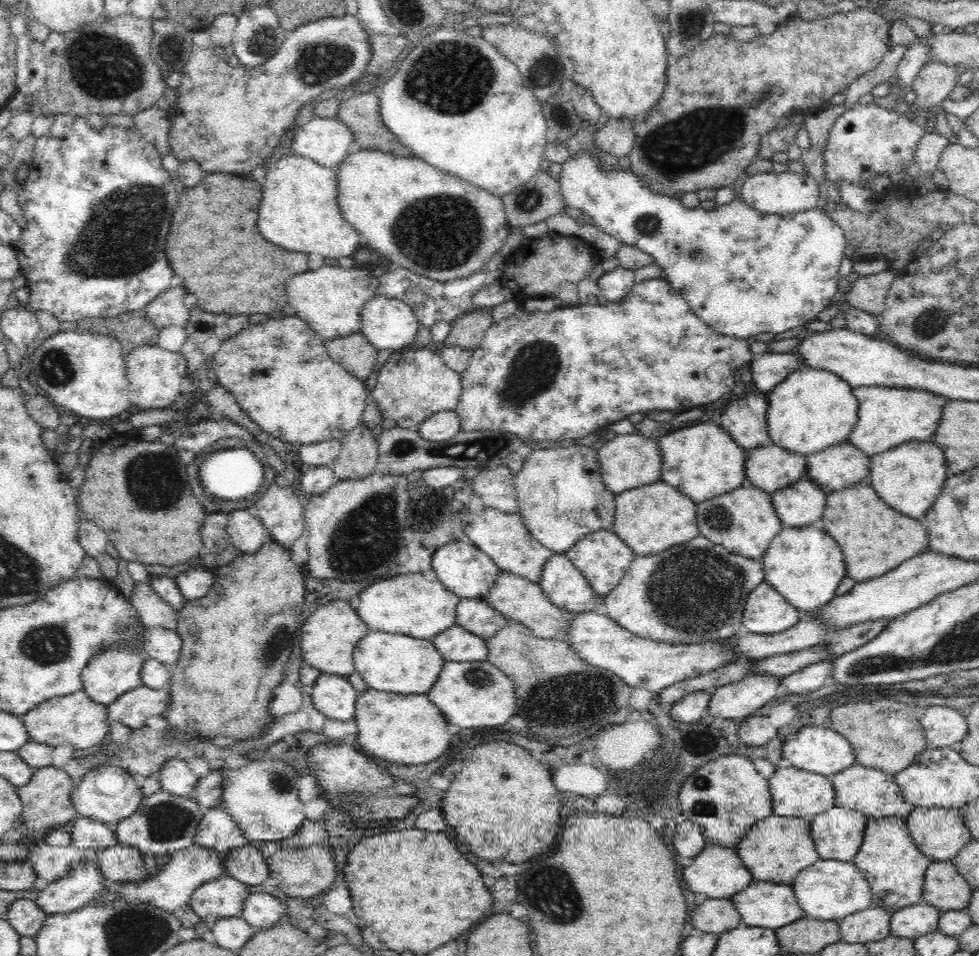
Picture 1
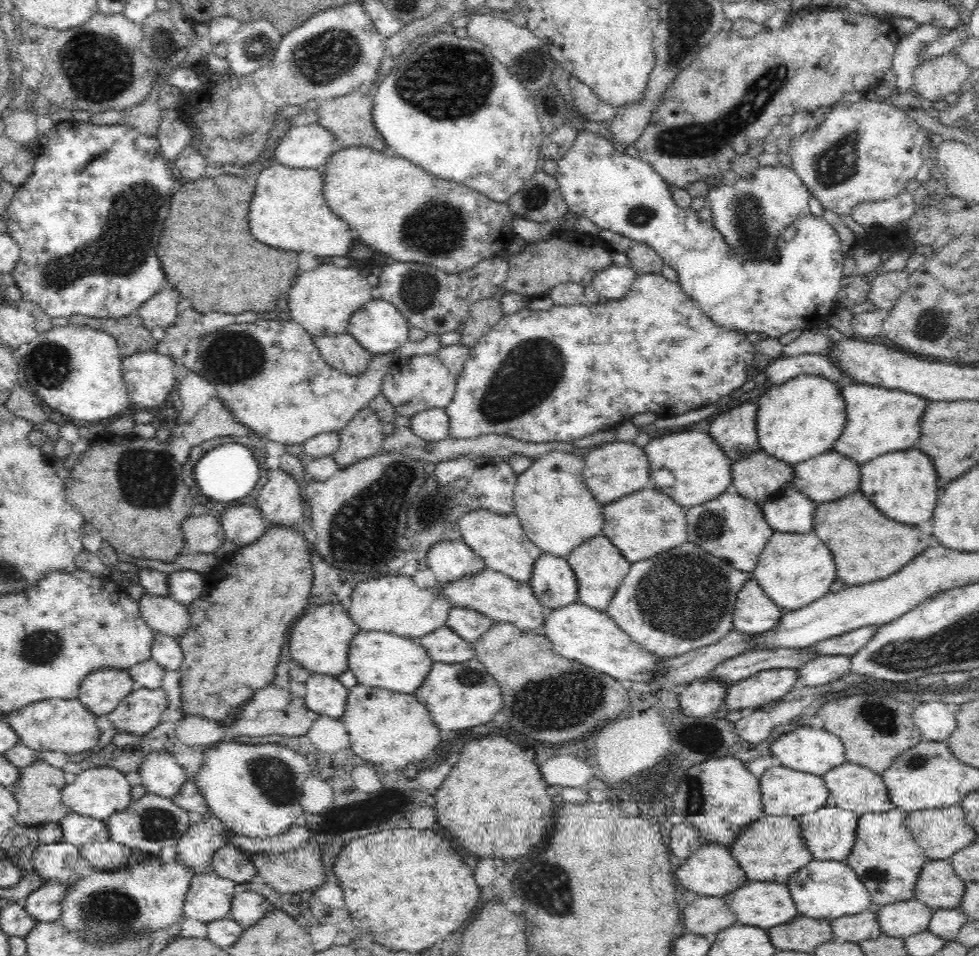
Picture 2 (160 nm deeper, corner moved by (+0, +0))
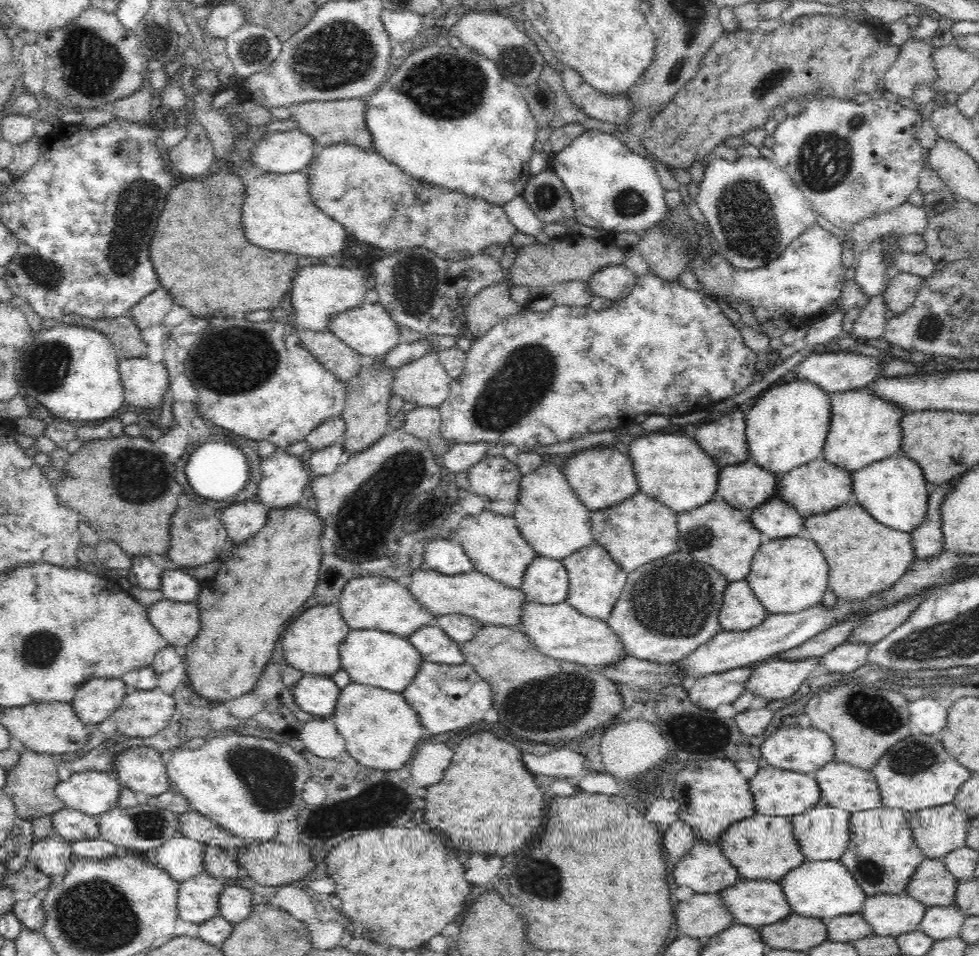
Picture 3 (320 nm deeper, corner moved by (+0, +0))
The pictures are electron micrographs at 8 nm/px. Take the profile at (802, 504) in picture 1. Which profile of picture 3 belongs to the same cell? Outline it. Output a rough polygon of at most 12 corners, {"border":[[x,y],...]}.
{"border":[[780,498],[750,510],[765,539],[796,536],[805,518]]}

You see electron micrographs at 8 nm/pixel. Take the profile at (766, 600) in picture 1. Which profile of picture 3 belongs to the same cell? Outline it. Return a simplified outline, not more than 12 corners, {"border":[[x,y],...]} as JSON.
{"border":[[746,579],[728,583],[722,631],[747,631],[770,615]]}

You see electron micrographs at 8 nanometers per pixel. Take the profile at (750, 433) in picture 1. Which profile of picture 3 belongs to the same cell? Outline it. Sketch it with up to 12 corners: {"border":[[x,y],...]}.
{"border":[[731,410],[693,438],[716,465],[751,461],[744,412]]}

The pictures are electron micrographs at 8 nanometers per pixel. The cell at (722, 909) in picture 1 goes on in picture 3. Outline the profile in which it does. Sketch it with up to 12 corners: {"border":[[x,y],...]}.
{"border":[[694,893],[674,910],[680,936],[732,926],[718,894]]}

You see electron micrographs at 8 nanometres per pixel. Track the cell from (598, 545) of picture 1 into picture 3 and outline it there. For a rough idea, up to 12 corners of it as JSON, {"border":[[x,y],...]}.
{"border":[[592,542],[562,560],[568,604],[607,621],[628,573]]}

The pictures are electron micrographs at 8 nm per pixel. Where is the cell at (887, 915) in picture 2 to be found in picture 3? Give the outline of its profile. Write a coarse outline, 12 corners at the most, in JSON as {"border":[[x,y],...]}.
{"border":[[906,892],[867,896],[860,913],[878,936],[918,929],[926,909]]}

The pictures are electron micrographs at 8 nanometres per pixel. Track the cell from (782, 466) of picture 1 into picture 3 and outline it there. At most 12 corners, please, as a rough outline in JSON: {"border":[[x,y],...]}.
{"border":[[752,460],[721,467],[716,499],[751,510],[780,498],[780,476]]}

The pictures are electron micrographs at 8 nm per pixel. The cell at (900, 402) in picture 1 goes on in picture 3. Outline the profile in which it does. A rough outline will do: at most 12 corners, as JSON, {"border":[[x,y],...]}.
{"border":[[830,394],[824,461],[853,472],[900,454],[901,408]]}

